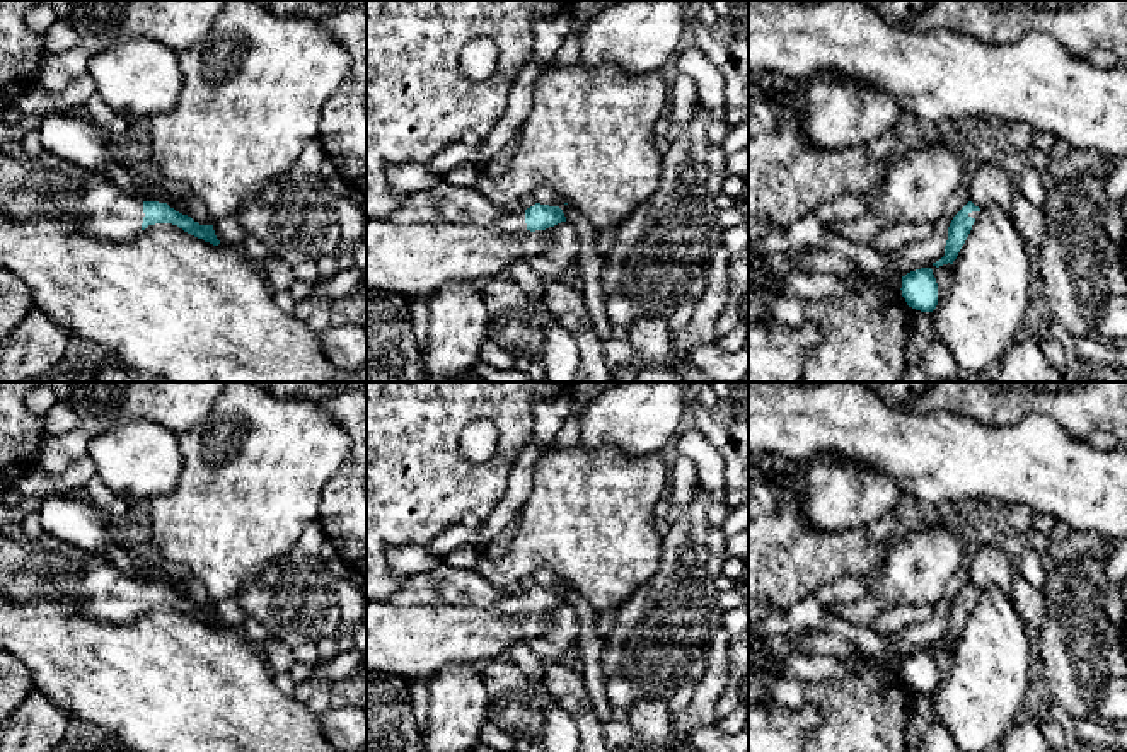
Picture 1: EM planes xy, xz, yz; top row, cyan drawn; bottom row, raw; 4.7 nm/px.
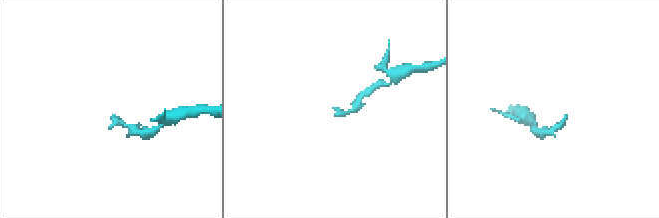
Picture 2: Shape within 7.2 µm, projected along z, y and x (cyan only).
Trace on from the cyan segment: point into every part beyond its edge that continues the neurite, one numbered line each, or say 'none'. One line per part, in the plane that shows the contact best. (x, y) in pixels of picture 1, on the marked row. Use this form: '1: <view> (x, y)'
1: xy (46, 185)

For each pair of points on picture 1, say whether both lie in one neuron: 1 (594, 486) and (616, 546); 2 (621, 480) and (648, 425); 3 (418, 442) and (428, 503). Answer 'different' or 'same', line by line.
1: same
2: different
3: same

